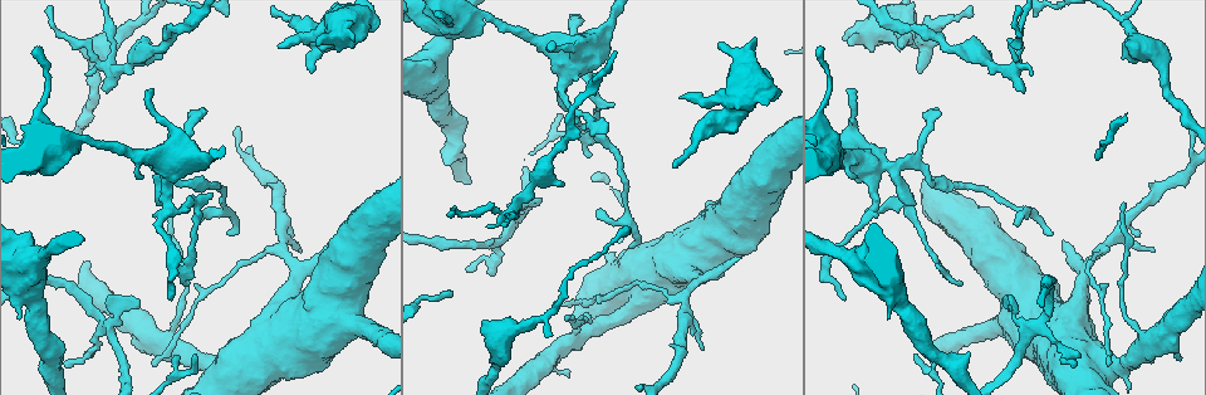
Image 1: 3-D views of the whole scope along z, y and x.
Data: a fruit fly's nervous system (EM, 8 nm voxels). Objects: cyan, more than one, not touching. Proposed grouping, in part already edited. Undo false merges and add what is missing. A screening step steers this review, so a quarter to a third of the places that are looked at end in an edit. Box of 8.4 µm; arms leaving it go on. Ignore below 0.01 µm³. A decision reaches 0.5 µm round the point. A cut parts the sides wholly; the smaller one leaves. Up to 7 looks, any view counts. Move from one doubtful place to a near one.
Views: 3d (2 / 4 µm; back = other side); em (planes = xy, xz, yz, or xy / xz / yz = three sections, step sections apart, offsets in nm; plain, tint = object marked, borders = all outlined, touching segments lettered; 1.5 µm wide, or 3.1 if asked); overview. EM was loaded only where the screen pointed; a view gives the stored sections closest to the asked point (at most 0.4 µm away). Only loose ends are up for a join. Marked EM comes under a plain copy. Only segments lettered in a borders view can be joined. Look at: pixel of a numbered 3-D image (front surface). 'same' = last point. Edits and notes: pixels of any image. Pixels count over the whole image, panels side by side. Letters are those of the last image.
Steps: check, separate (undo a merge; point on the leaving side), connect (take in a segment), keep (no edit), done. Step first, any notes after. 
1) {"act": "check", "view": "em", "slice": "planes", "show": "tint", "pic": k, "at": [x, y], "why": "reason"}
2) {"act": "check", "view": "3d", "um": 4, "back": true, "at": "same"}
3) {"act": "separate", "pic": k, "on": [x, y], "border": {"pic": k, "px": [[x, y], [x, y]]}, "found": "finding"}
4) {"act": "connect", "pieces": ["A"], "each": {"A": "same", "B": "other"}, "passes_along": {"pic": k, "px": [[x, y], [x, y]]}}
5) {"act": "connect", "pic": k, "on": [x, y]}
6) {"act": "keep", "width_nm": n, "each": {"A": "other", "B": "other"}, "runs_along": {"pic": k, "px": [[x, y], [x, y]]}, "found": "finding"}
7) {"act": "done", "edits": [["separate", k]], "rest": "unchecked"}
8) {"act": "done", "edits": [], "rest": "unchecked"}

{"act": "check", "view": "em", "slice": "planes", "show": "borders", "pic": 1, "at": [161, 157], "why": "sudden change in width"}

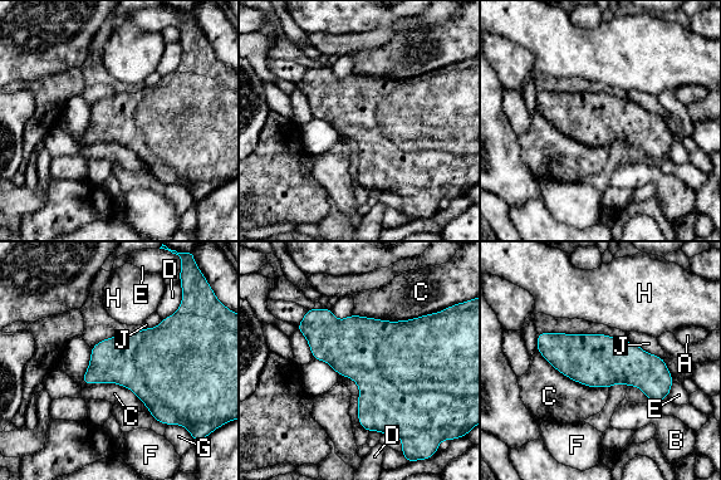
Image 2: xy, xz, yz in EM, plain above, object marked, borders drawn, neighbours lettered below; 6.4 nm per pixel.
{"act": "keep", "longest_contact_nm": ["C", 700], "each": {"A": "other", "B": "other", "C": "other", "D": "other", "E": "other", "F": "other", "G": "other", "H": "other", "J": "other"}, "border": {"pic": 2, "px": [[629, 341], [662, 358]]}, "found": "one neuron here"}

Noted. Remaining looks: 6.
{"act": "check", "view": "em", "slice": "planes", "show": "borders", "pic": 1, "at": [169, 300]}

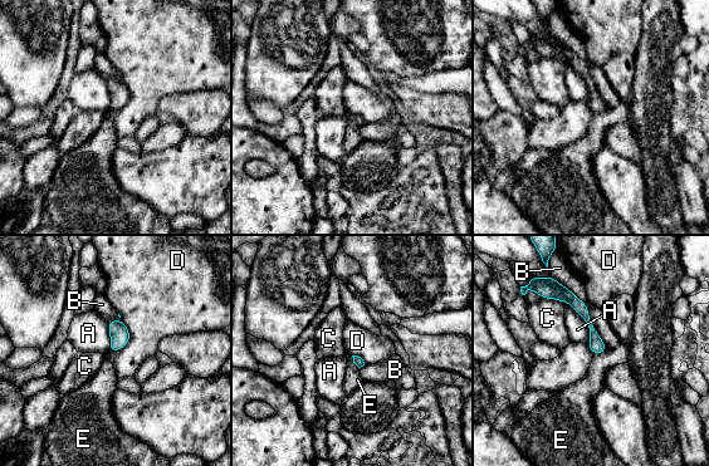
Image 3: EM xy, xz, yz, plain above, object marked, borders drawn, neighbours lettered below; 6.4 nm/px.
{"act": "keep", "longest_contact_nm": ["B", 550], "each": {"A": "other", "B": "other", "C": "other", "D": "other", "E": "other"}, "found": "none of them fits"}

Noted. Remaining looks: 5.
{"act": "check", "view": "3d", "um": 2, "pic": 1, "at": [310, 71], "why": "an open end"}

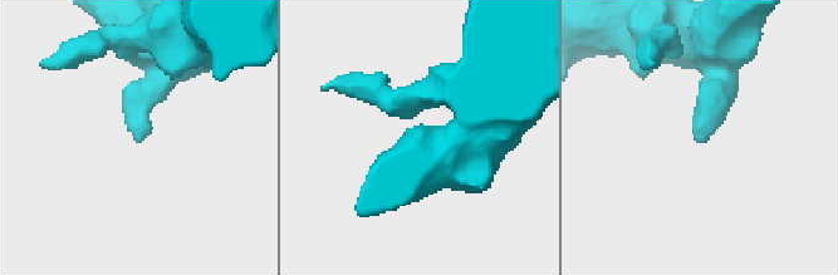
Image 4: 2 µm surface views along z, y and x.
{"act": "check", "view": "em", "slice": "planes", "show": "borders", "pic": 4, "at": [141, 141], "why": "shape alone is not enough"}

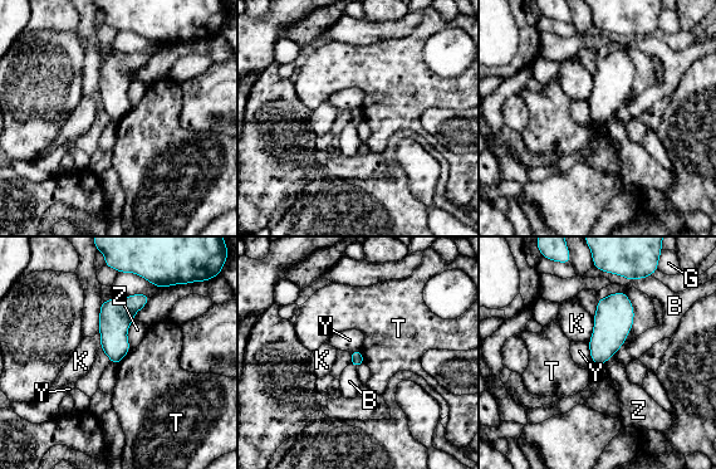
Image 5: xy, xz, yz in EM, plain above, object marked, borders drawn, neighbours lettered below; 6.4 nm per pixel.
{"act": "keep", "each": {"B": "other", "G": "other", "K": "other", "T": "other", "Y": "other", "Z": "other"}, "border": {"pic": 5, "px": [[131, 348], [117, 365]]}, "found": "none of them fits"}

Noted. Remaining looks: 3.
{"act": "done", "edits": [], "rest": "unchecked"}

